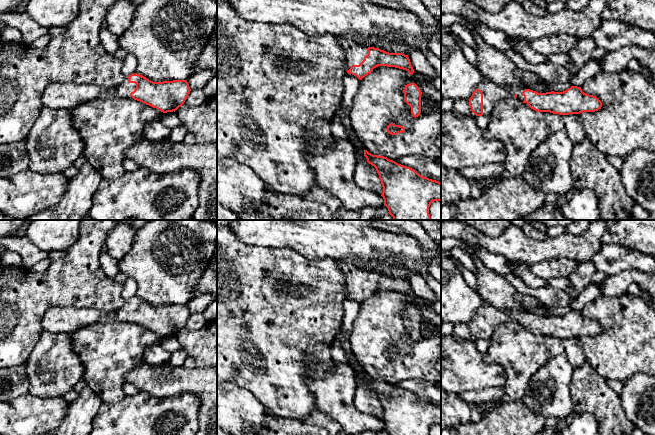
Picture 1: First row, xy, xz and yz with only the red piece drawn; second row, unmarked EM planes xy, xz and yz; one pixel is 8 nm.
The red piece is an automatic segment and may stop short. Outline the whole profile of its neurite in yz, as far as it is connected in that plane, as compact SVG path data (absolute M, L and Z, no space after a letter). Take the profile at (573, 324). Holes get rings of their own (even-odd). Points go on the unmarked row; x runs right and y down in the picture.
M483 303L469 323L469 330L476 340L490 340L494 330L503 323L517 322L537 336L550 336L559 339L595 336L601 333L602 326L596 320L586 318L581 311L571 310L563 316L538 317L522 310L497 309L488 303Z

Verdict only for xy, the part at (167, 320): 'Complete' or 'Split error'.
Split error

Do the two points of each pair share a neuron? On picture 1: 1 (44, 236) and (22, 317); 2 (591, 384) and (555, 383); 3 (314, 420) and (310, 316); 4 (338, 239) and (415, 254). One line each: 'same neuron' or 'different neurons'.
1: different neurons
2: different neurons
3: different neurons
4: same neuron

